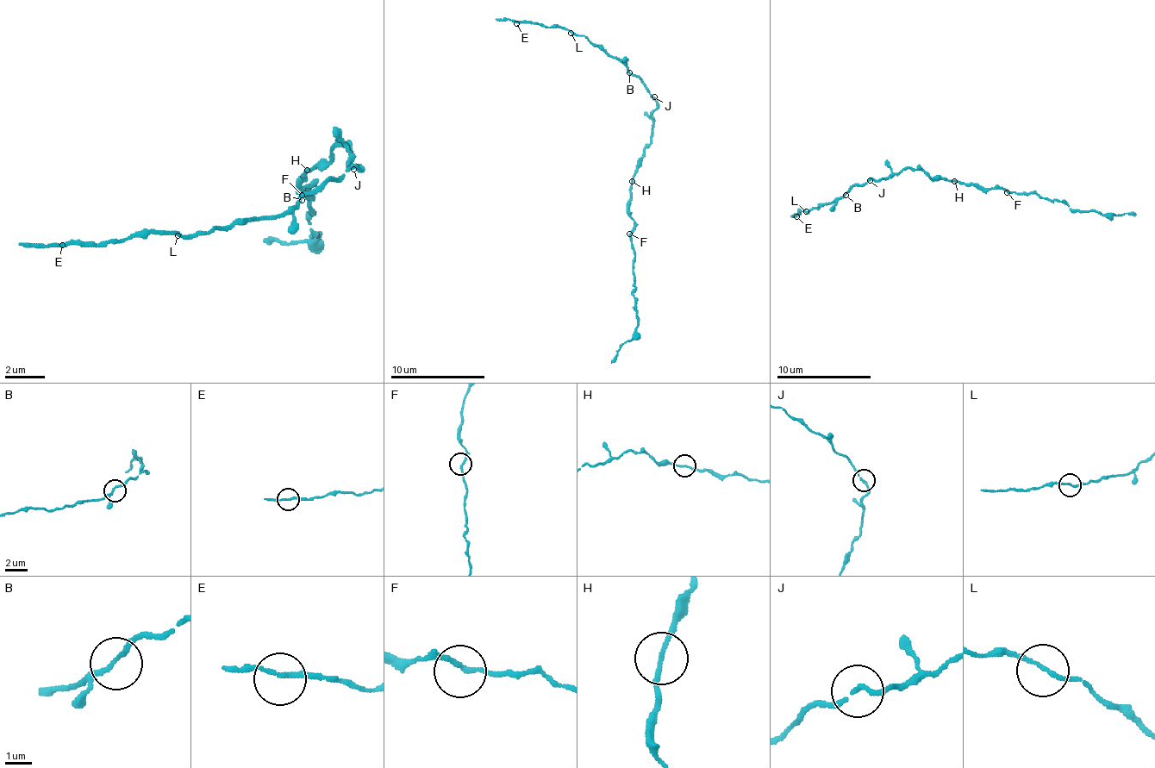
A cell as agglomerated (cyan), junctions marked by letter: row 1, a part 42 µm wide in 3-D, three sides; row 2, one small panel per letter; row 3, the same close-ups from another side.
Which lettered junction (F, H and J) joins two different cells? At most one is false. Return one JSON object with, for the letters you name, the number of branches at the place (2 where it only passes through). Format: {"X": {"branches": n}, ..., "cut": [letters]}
{"cut": []}

